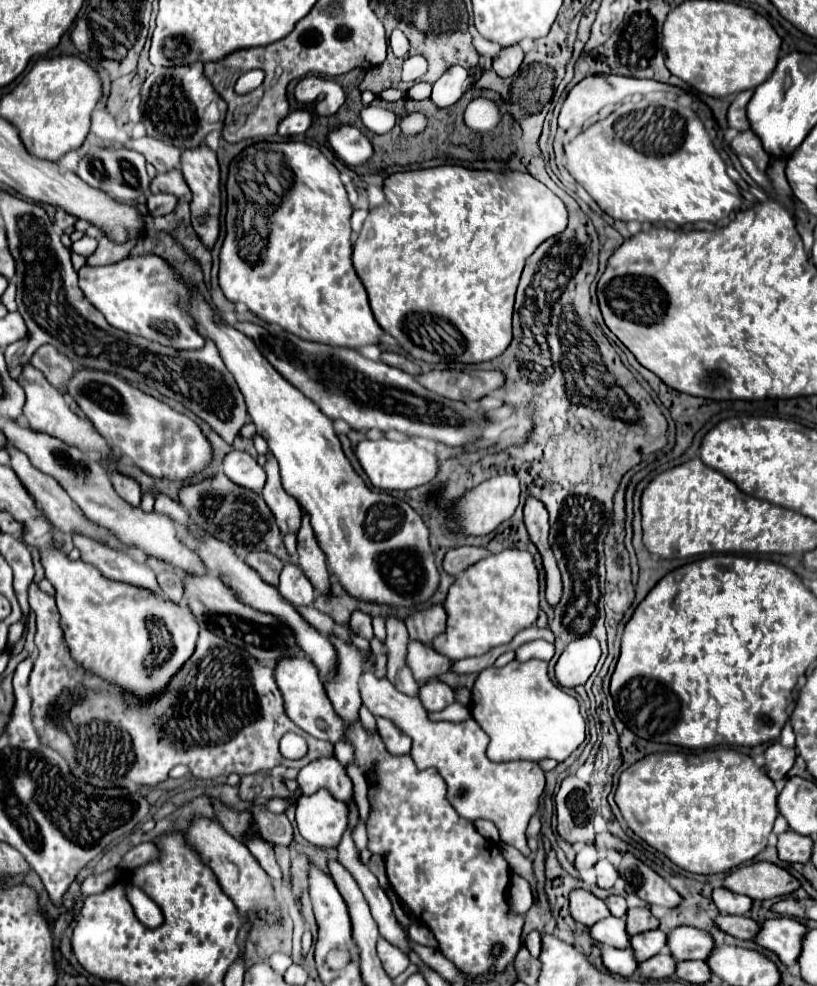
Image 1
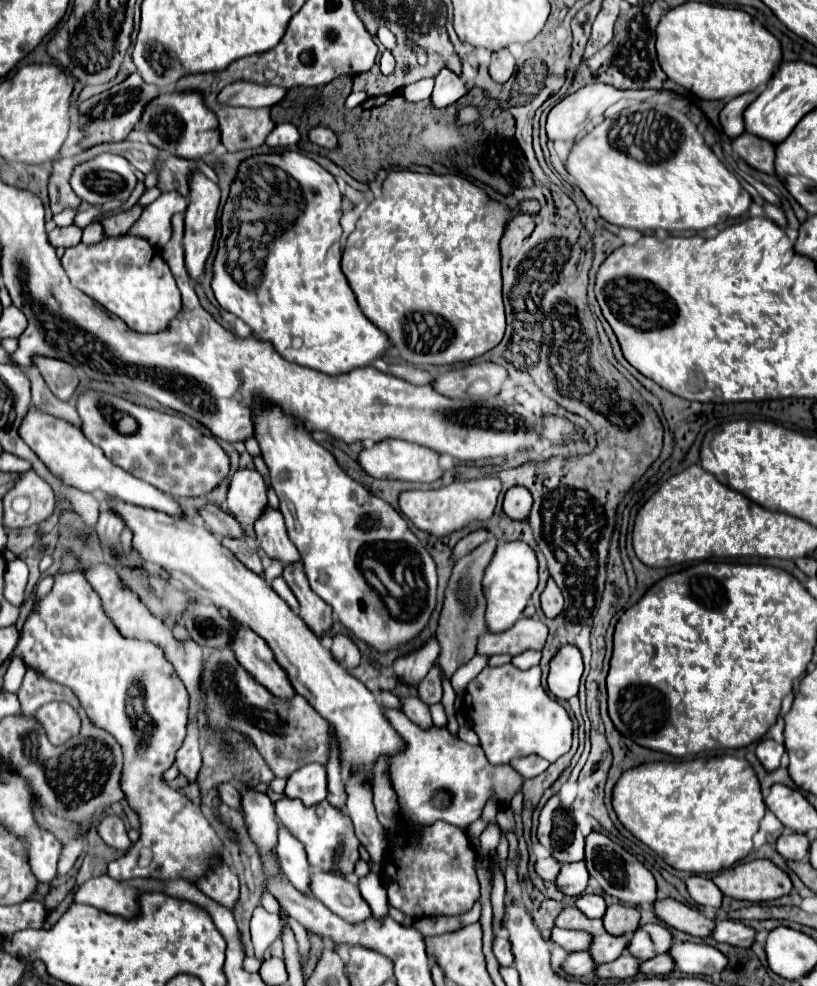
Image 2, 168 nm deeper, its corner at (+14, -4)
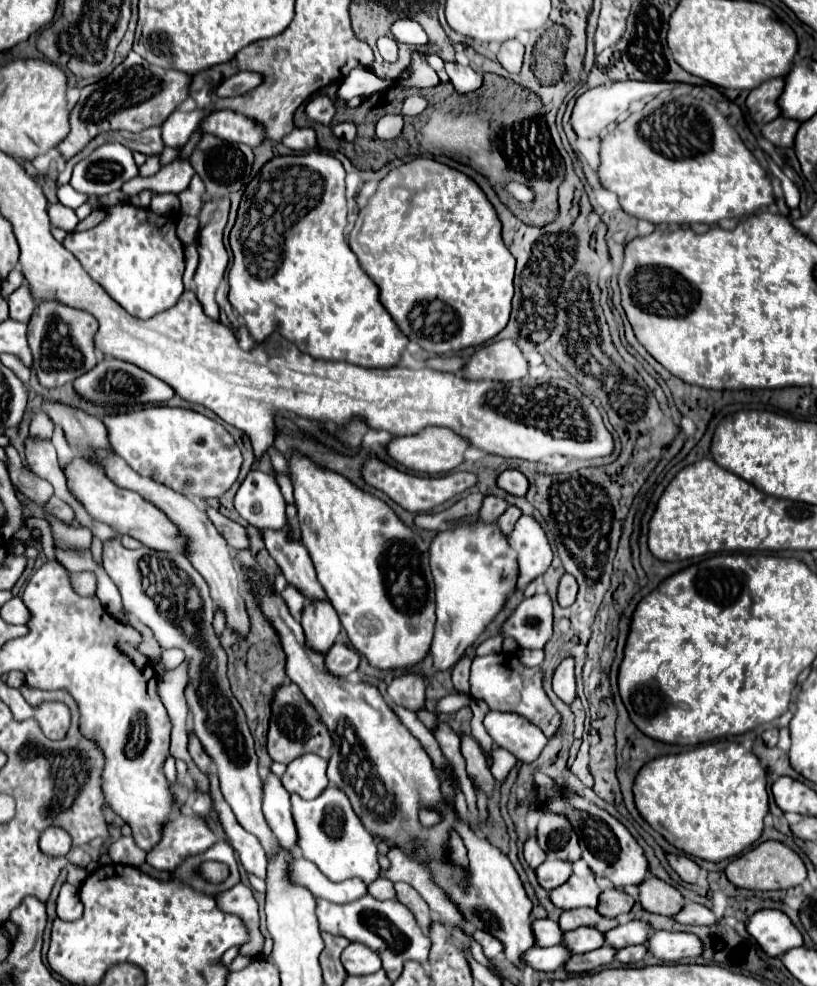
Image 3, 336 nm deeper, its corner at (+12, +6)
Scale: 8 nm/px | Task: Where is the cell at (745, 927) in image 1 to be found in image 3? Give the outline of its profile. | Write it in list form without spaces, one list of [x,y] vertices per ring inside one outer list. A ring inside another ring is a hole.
[[[648,875],[646,881],[638,885],[638,901],[644,911],[658,915],[674,915],[682,909],[682,895],[676,887]]]

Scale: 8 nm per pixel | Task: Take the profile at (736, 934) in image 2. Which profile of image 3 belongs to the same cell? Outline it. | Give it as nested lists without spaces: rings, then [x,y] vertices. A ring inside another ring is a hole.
[[[686,901],[684,909],[680,909],[680,913],[674,915],[672,919],[678,923],[686,923],[686,925],[712,925],[712,923],[716,923],[716,917],[710,909],[706,909],[704,905],[698,905],[698,903],[690,903],[690,901]]]

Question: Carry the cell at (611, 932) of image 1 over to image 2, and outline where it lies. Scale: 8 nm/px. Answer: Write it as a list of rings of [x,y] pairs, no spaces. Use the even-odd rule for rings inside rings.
[[[552,929],[552,939],[554,943],[558,943],[560,947],[568,949],[568,951],[584,951],[592,945],[594,935],[588,935],[584,931],[568,931],[568,929]]]

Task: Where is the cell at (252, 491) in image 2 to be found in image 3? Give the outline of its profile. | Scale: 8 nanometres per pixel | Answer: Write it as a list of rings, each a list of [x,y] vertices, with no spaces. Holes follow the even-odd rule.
[[[252,469],[244,479],[236,493],[234,505],[240,517],[260,531],[284,529],[288,523],[286,501],[276,479],[258,469]]]

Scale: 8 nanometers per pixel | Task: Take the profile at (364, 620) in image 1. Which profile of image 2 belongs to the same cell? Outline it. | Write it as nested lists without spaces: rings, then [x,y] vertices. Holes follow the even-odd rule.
[[[342,633],[334,635],[332,655],[334,655],[338,661],[346,663],[348,669],[350,669],[350,667],[356,667],[356,665],[360,663],[360,657],[362,657],[358,645],[354,643],[354,639],[352,639],[350,635],[342,635]]]

